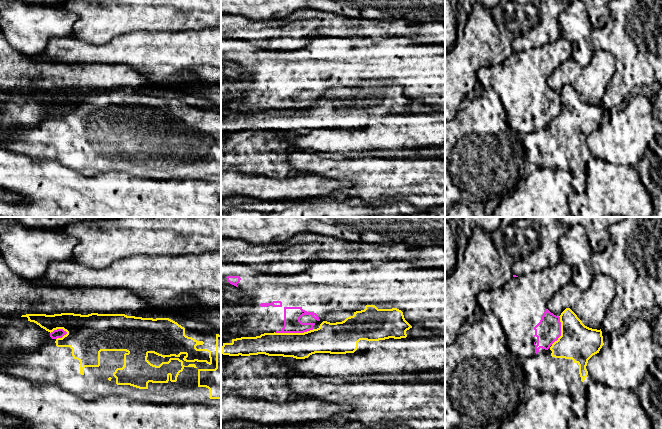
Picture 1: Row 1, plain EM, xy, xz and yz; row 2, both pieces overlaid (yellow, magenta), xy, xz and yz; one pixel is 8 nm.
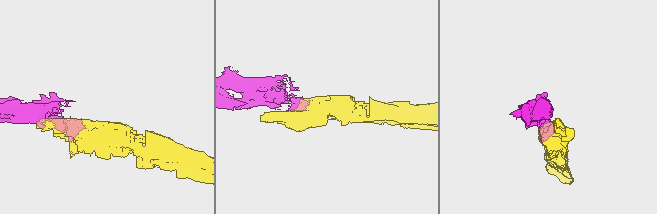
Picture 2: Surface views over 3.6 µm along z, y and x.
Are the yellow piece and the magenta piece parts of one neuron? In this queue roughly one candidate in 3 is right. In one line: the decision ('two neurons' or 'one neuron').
two neurons

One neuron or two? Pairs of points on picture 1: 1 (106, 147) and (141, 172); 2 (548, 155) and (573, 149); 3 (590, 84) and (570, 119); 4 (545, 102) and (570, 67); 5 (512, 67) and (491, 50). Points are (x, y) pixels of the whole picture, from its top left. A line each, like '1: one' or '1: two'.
1: one
2: one
3: two
4: two
5: two

